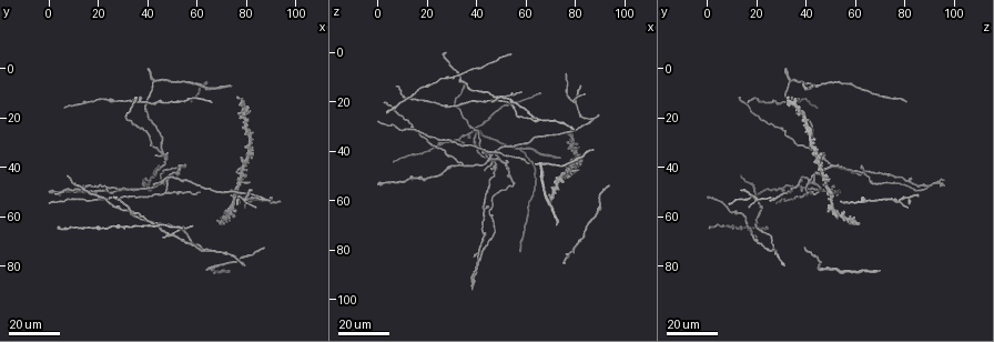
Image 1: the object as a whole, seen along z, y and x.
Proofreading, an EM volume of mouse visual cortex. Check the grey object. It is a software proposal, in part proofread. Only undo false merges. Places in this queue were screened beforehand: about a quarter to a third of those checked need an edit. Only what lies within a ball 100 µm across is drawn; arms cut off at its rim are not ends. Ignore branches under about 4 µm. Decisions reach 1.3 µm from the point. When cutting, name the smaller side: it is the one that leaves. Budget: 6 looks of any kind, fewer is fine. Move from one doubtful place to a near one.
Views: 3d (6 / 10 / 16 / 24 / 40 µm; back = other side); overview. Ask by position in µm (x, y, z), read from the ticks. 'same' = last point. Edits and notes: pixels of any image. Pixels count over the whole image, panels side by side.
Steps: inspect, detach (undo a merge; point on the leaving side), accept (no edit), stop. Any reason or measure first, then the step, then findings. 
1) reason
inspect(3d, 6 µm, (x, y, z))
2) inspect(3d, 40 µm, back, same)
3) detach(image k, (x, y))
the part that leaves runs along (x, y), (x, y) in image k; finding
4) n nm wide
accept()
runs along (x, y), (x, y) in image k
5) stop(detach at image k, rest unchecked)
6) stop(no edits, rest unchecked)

three arms meet
inspect(3d, 16 µm, (34, 49, 45))

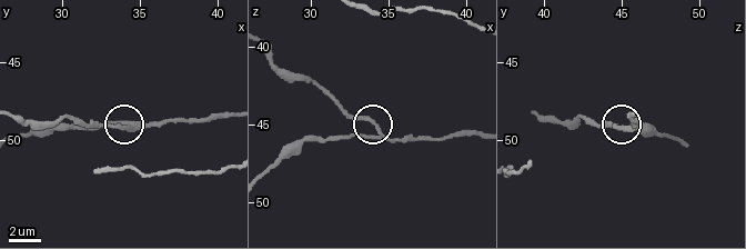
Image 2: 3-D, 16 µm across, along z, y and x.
zoom in
inspect(3d, 10 µm, (34.4, 49.4, 45.2))

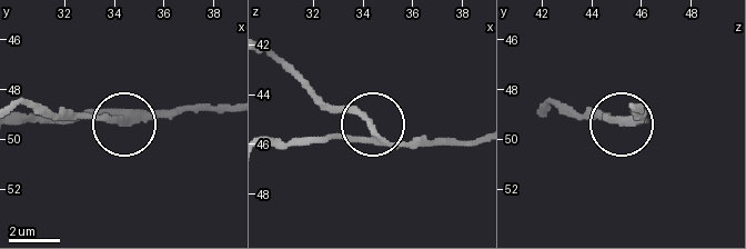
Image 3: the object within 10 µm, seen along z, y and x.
side arm 38 µm; 3 arms
detach(image 3, (110, 122))
two cells meet here

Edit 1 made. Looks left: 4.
inspect(3d, 16 µm, (80, 53, 20))

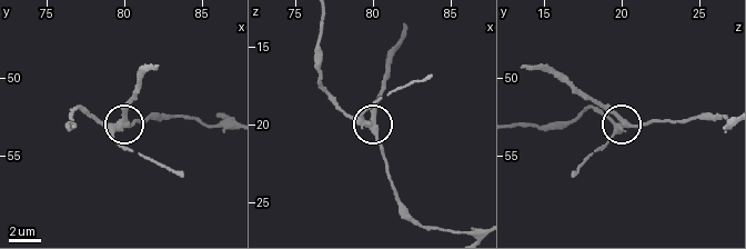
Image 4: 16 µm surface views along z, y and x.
inspect(3d, 10 µm, (79.8, 52.8, 20.0))

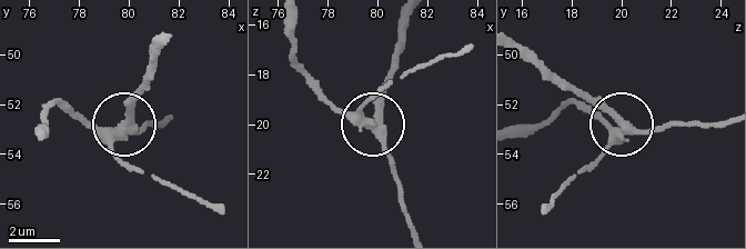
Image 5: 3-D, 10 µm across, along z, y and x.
4 arms
detach(image 5, (128, 105))
the part that leaves runs along (129, 122), (159, 48) in image 5; two cells meet here

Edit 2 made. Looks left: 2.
stop(detach at image 3, detach at image 5, rest unchecked)

